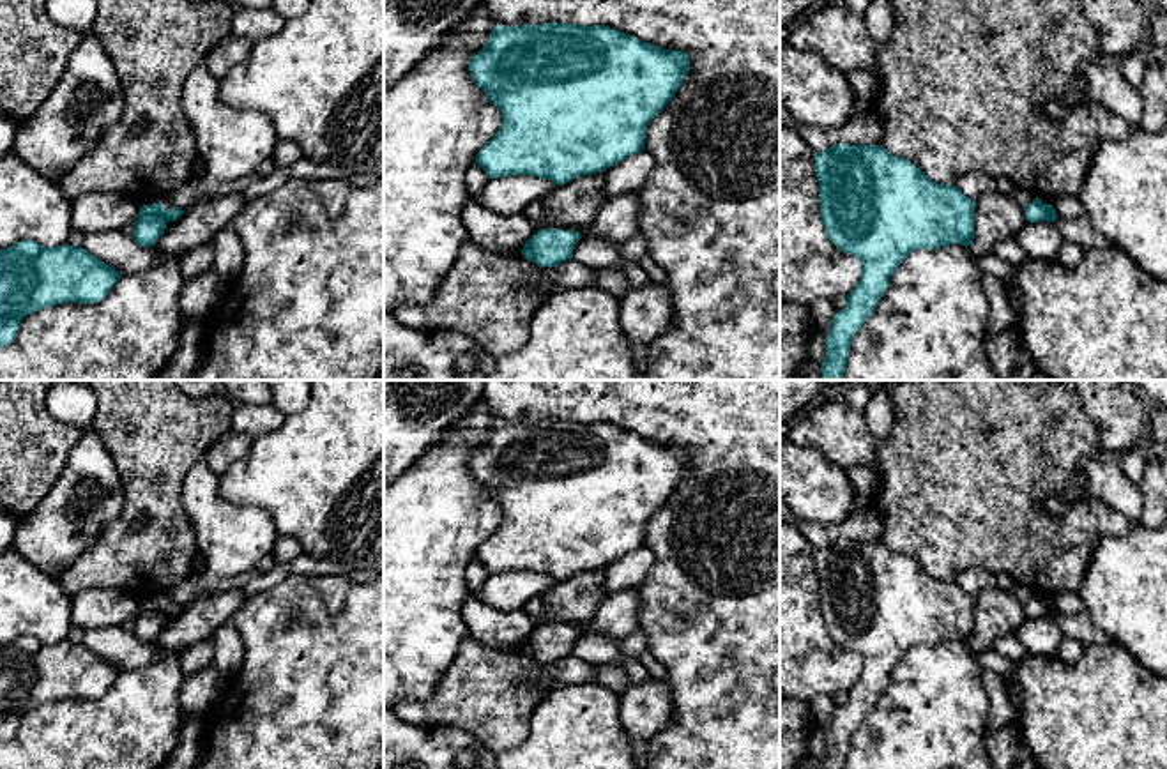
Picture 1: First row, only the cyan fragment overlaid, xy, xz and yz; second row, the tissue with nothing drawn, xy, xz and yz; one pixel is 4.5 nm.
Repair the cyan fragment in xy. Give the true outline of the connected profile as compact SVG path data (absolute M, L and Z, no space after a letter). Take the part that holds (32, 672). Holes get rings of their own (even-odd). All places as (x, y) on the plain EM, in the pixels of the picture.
M21 636L0 645L0 742L14 737L21 716L64 698L95 700L122 674L83 643L44 643Z

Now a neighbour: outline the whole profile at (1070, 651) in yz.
M1064 636L1061 645L1059 645L1059 654L1057 658L1066 663L1073 665L1080 659L1084 652L1084 645L1080 645L1077 640Z

